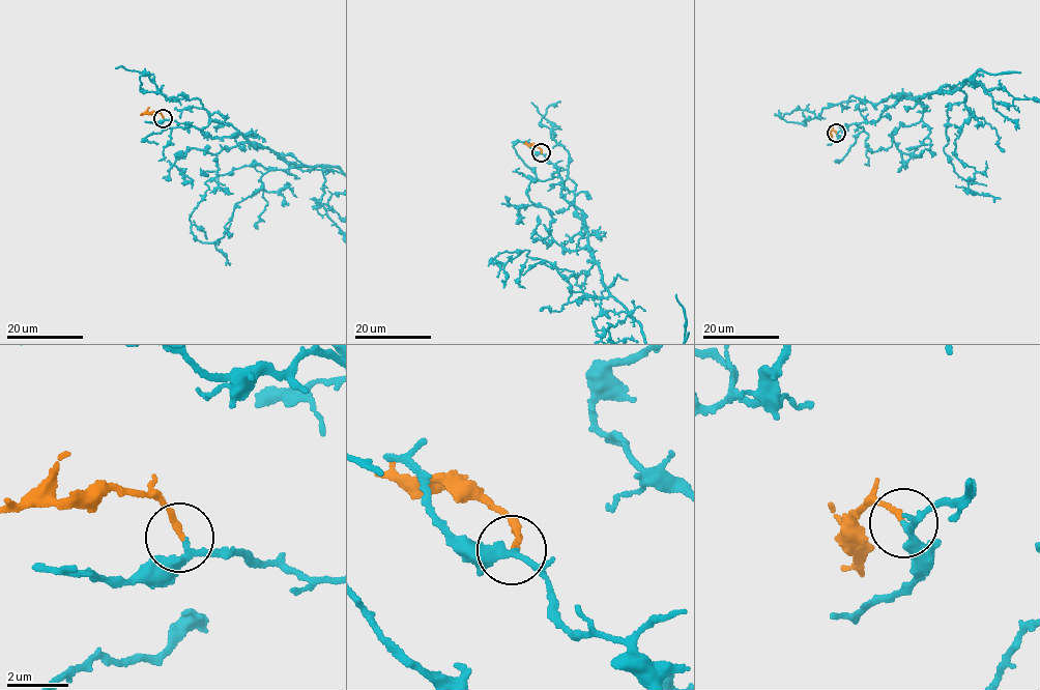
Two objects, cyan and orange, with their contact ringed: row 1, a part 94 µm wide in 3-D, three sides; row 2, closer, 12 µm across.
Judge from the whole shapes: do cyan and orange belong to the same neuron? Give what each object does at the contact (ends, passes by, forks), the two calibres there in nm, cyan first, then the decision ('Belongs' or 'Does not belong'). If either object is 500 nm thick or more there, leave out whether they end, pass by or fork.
At the ring cyan passes by. At the ring orange ends. Thickness 190 nm (cyan) against 190 nm. Belongs

